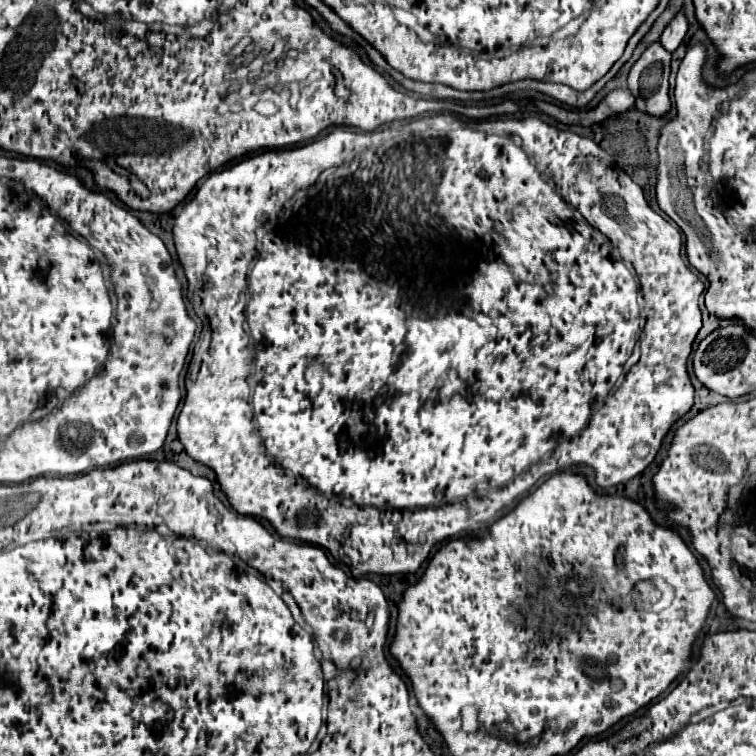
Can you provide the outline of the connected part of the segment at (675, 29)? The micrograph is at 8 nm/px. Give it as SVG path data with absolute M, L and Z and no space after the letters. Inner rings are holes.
M680 11L680 13L668 23L668 27L664 29L664 33L662 33L662 37L660 37L660 43L666 45L668 51L676 51L678 45L682 43L682 39L684 39L686 31L688 31L688 19L686 19L686 15Z

